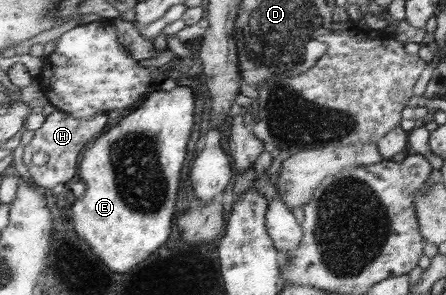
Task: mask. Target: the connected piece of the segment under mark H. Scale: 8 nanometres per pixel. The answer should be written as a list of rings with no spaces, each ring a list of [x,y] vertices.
[[[58,109],[45,116],[44,123],[34,134],[34,142],[30,142],[26,146],[26,148],[32,148],[32,154],[46,152],[50,157],[48,162],[42,166],[32,164],[34,180],[38,180],[37,185],[49,188],[51,193],[54,186],[70,182],[70,179],[76,176],[80,152],[86,148],[88,142],[92,142],[94,138],[101,136],[100,132],[106,128],[108,120],[110,120],[110,116],[106,112],[101,112],[90,120],[78,120]]]

